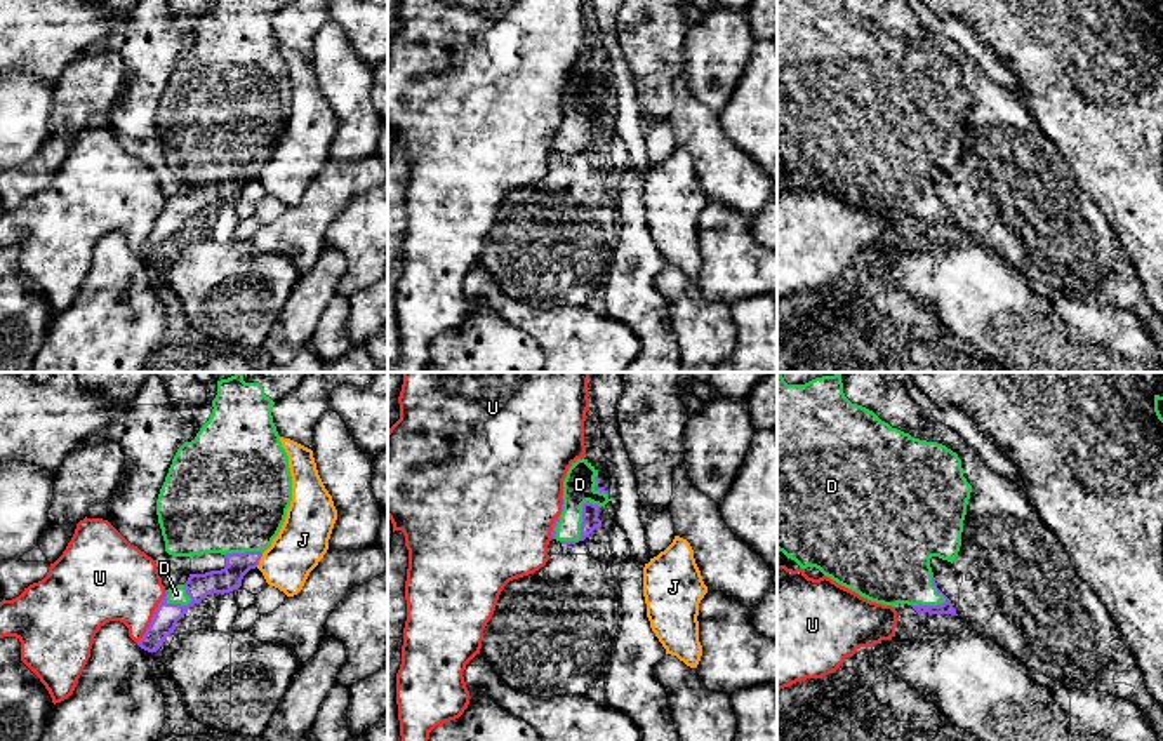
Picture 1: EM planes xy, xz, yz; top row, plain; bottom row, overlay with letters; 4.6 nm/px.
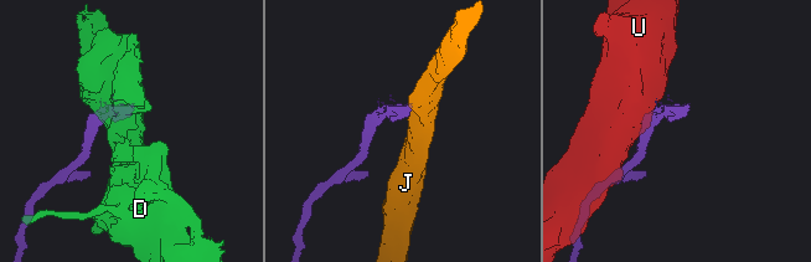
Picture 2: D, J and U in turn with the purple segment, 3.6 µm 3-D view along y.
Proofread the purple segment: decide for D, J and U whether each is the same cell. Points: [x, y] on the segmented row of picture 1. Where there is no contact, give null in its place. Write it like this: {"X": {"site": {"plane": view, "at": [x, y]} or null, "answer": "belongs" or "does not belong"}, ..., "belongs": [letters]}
{"D": {"site": {"plane": "xz", "at": [583, 522]}, "answer": "belongs"}, "J": {"site": {"plane": "xy", "at": [259, 559]}, "answer": "does not belong"}, "U": {"site": {"plane": "xy", "at": [153, 616]}, "answer": "does not belong"}, "belongs": ["D"]}

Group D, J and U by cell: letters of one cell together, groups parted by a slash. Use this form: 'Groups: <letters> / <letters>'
Groups: D / J / U

